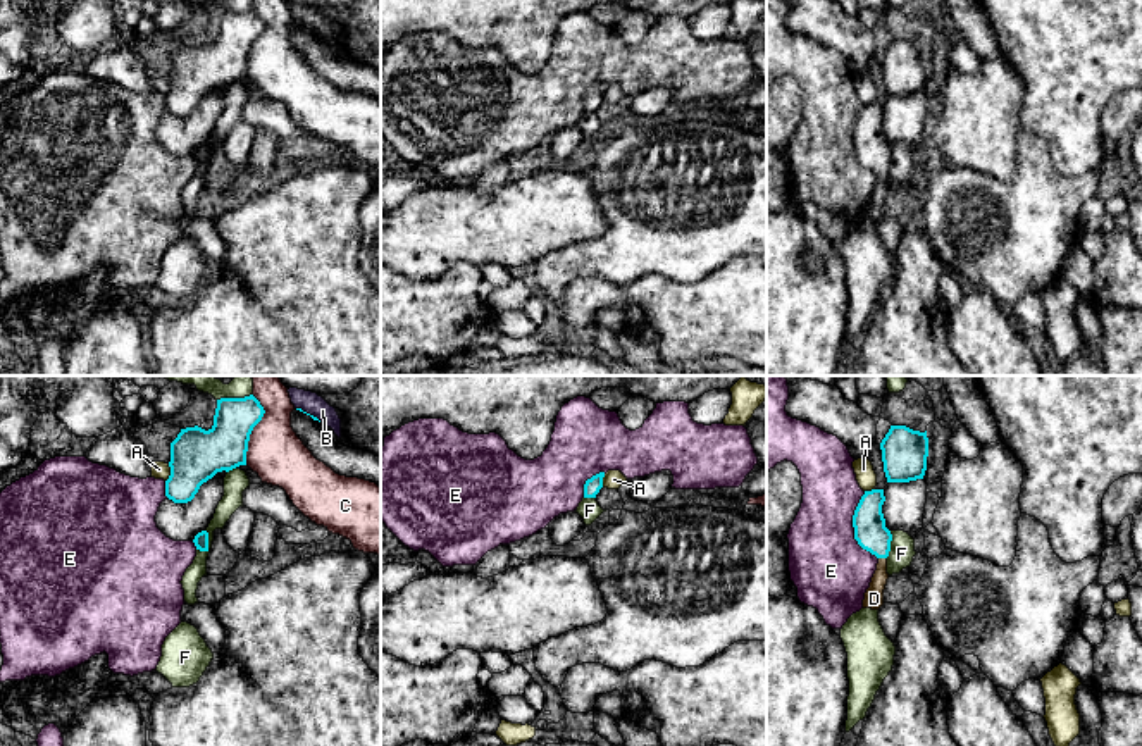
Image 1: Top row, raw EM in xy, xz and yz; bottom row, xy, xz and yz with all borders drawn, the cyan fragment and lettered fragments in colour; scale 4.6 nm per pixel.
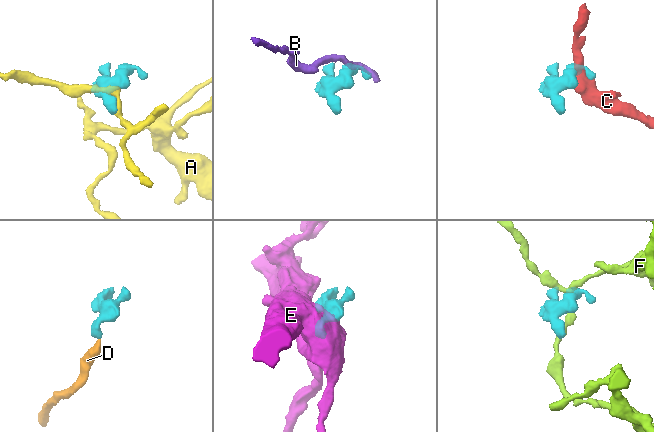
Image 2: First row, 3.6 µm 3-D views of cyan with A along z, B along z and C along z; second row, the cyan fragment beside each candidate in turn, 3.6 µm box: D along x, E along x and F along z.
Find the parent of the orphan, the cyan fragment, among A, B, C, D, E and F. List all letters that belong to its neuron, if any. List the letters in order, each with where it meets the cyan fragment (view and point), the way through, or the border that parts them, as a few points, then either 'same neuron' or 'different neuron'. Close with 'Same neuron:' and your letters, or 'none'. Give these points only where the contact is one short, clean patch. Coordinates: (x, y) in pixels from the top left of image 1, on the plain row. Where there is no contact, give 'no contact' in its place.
A: meets cyan in xy at (171, 87); different neuron
B: meets cyan in xy at (309, 28); border along xy (297, 21), (321, 35); different neuron
C: meets cyan in xy at (252, 43); different neuron
D: meets cyan in yz at (882, 171); runs through yz (868, 136), (882, 171), (874, 212); same neuron
E: meets cyan in yz at (853, 140); different neuron
F: meets cyan in xy at (207, 157); different neuron
Same neuron: D

